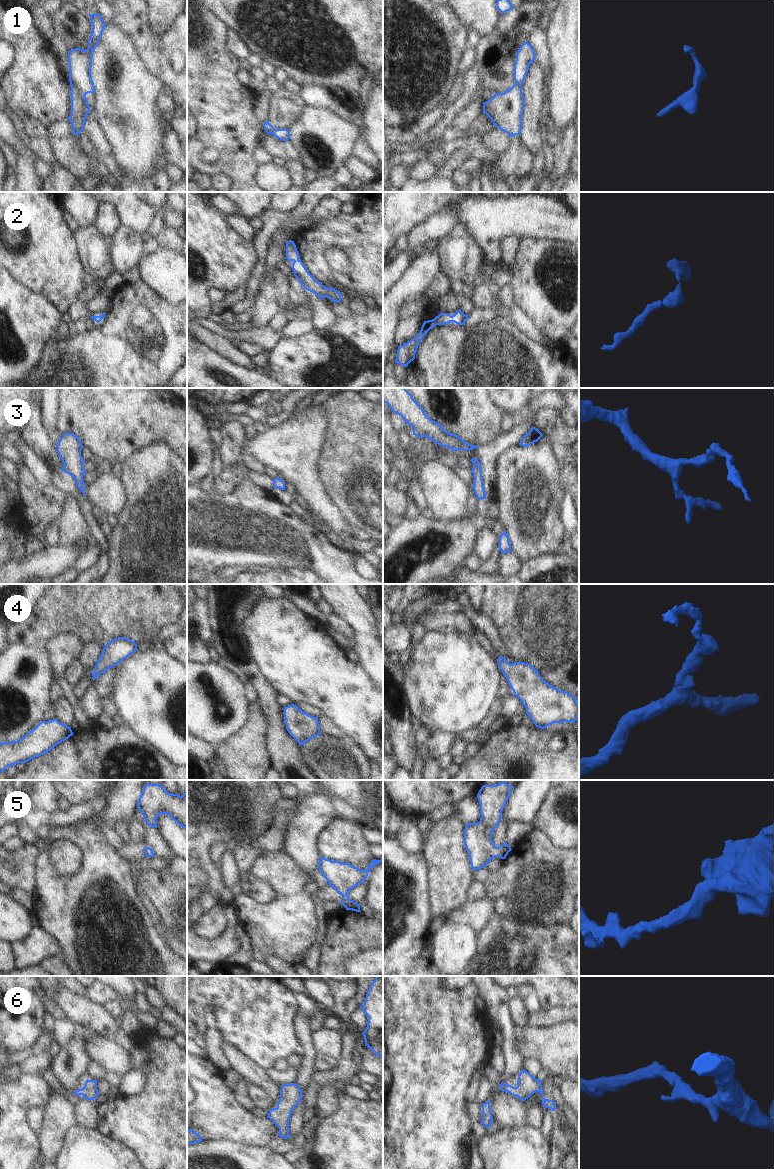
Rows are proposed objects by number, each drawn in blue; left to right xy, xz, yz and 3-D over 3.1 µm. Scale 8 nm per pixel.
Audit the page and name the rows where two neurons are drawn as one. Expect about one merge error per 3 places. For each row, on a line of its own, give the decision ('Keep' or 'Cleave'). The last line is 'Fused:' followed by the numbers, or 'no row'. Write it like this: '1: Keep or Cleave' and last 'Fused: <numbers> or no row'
1: Cleave
2: Keep
3: Keep
4: Keep
5: Keep
6: Keep
Fused: 1.

